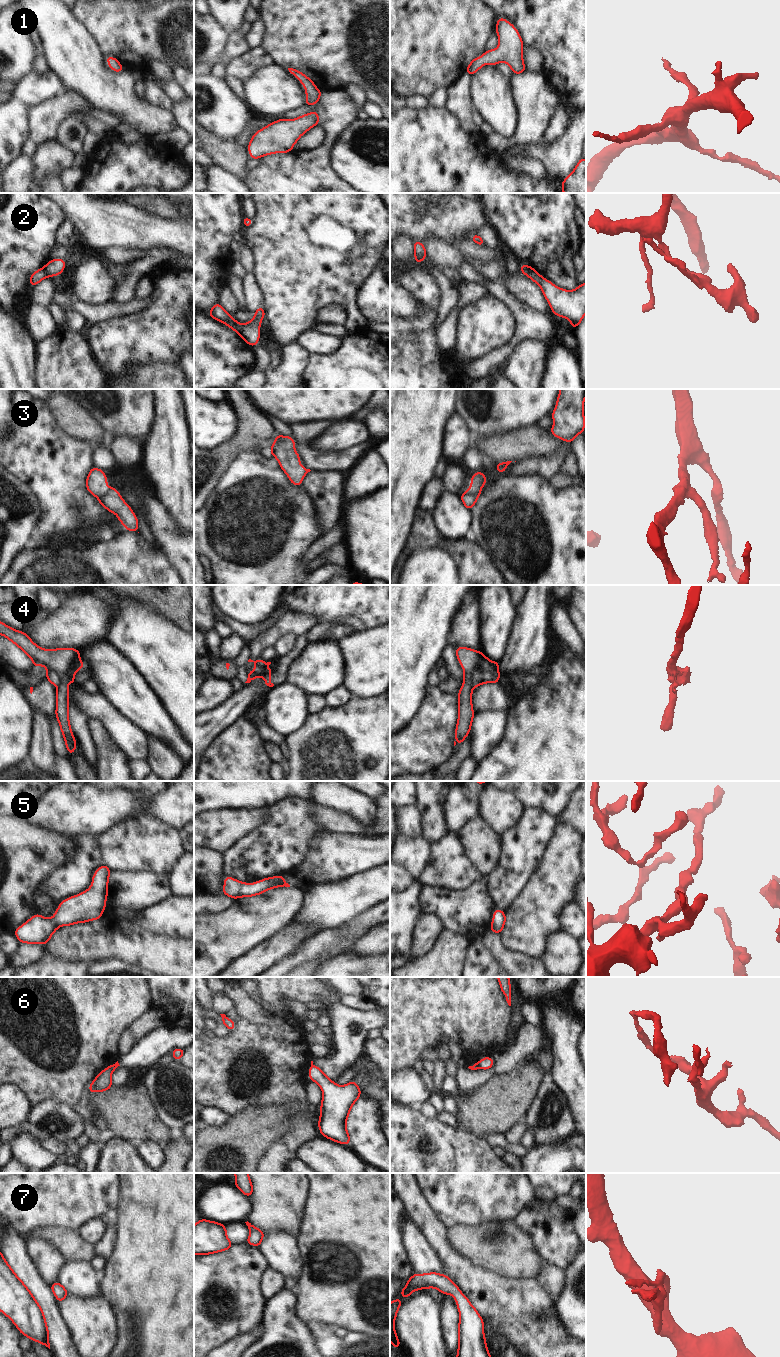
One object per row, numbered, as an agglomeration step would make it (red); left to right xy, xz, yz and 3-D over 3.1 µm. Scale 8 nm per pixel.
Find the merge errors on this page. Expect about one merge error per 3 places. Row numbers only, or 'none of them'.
2, 3, 6

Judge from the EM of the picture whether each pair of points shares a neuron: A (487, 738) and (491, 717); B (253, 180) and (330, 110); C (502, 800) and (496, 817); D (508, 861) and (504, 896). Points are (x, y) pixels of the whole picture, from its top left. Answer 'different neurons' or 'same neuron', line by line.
A: same neuron
B: same neuron
C: same neuron
D: same neuron

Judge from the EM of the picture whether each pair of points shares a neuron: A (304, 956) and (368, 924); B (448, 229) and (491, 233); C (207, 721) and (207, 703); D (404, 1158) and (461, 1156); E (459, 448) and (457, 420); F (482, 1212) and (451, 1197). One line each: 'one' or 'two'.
A: two
B: two
C: two
D: one
E: one
F: one

